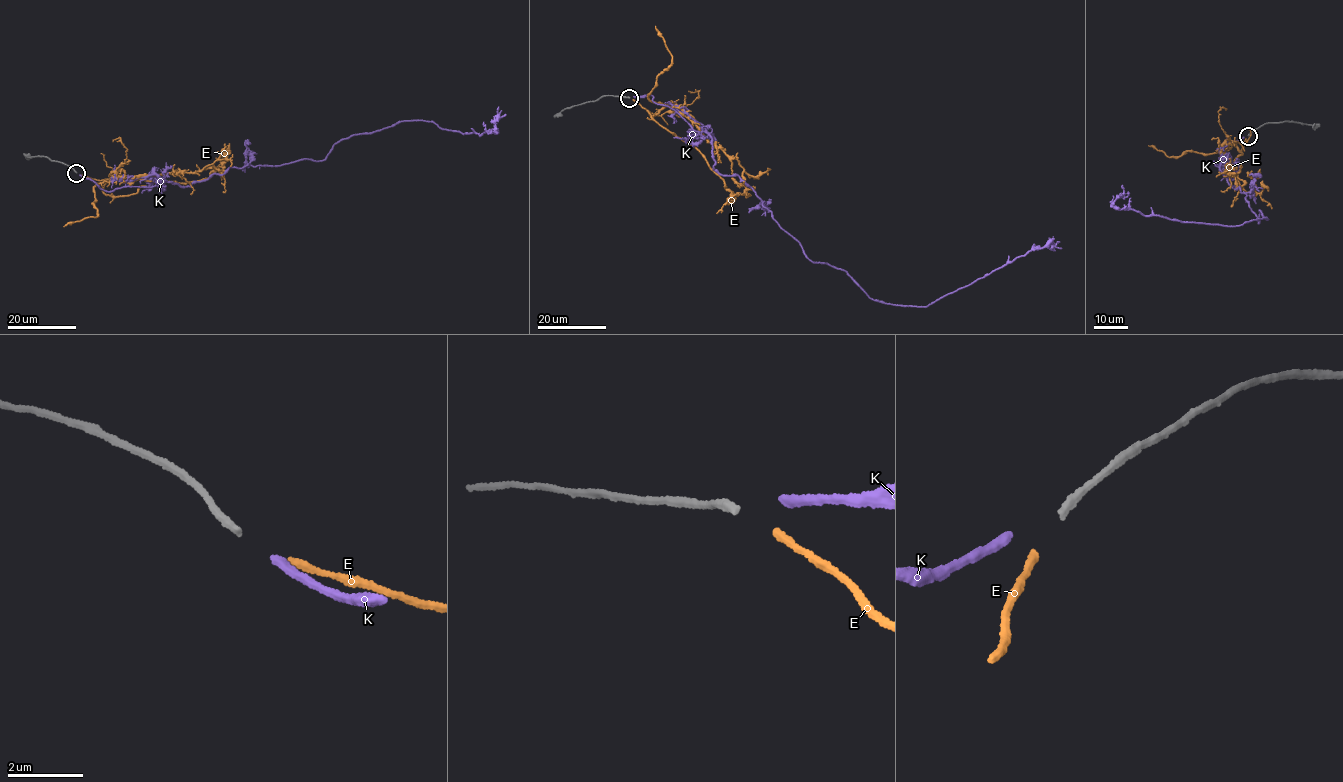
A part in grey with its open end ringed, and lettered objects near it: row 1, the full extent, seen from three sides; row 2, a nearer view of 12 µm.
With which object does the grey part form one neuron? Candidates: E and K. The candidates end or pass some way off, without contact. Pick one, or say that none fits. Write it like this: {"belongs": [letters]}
{"belongs": ["E"]}

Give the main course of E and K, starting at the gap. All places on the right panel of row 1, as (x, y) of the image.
E: (1245, 138), (1233, 173), (1238, 171), (1236, 176), (1249, 192), (1255, 187), (1252, 171)
K: (1244, 137), (1227, 145), (1219, 166), (1258, 223), (1259, 210), (1268, 219), (1229, 227), (1120, 209), (1122, 185)

